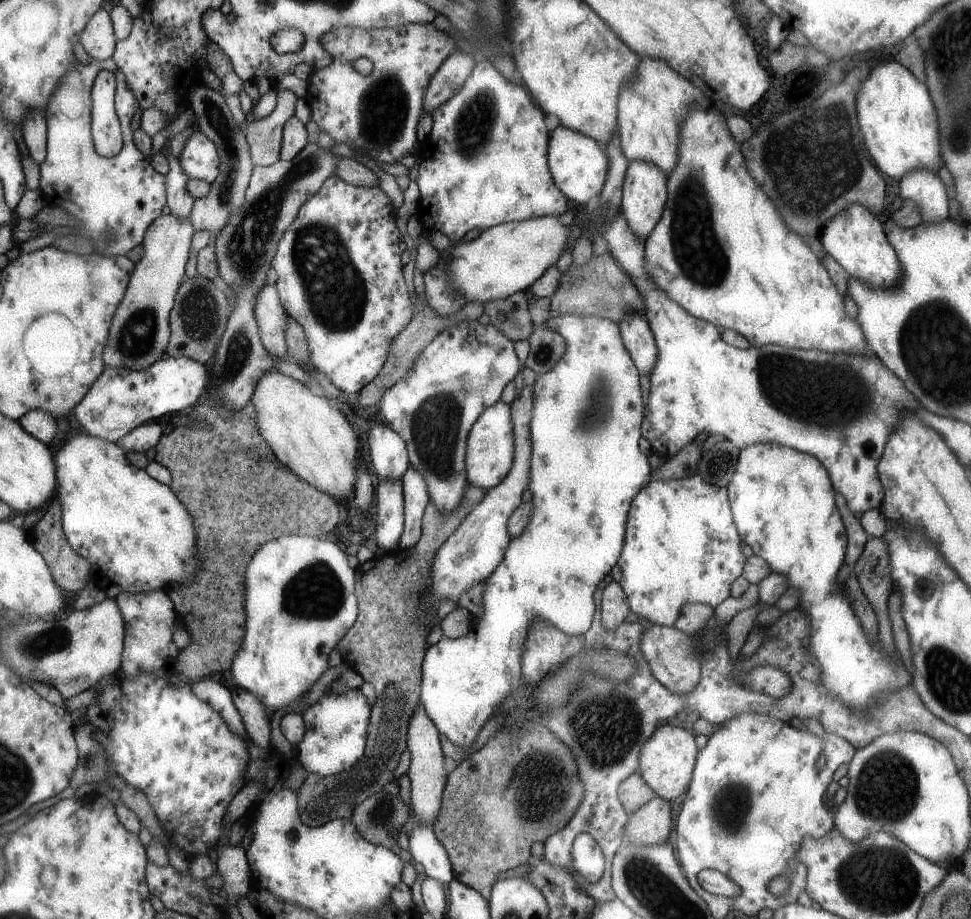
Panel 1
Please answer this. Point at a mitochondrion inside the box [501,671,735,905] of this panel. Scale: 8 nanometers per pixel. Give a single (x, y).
(604, 729)

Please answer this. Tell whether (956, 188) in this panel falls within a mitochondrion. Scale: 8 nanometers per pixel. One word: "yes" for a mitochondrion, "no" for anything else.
no

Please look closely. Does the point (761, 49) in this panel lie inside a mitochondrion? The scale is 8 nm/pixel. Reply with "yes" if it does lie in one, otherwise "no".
no

